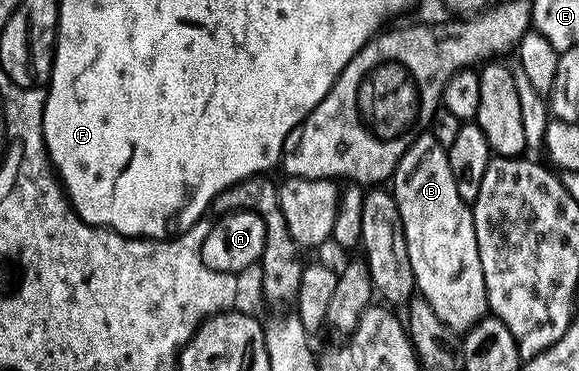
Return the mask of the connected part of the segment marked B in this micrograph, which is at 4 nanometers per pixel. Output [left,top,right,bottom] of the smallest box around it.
[391,132,489,335]

